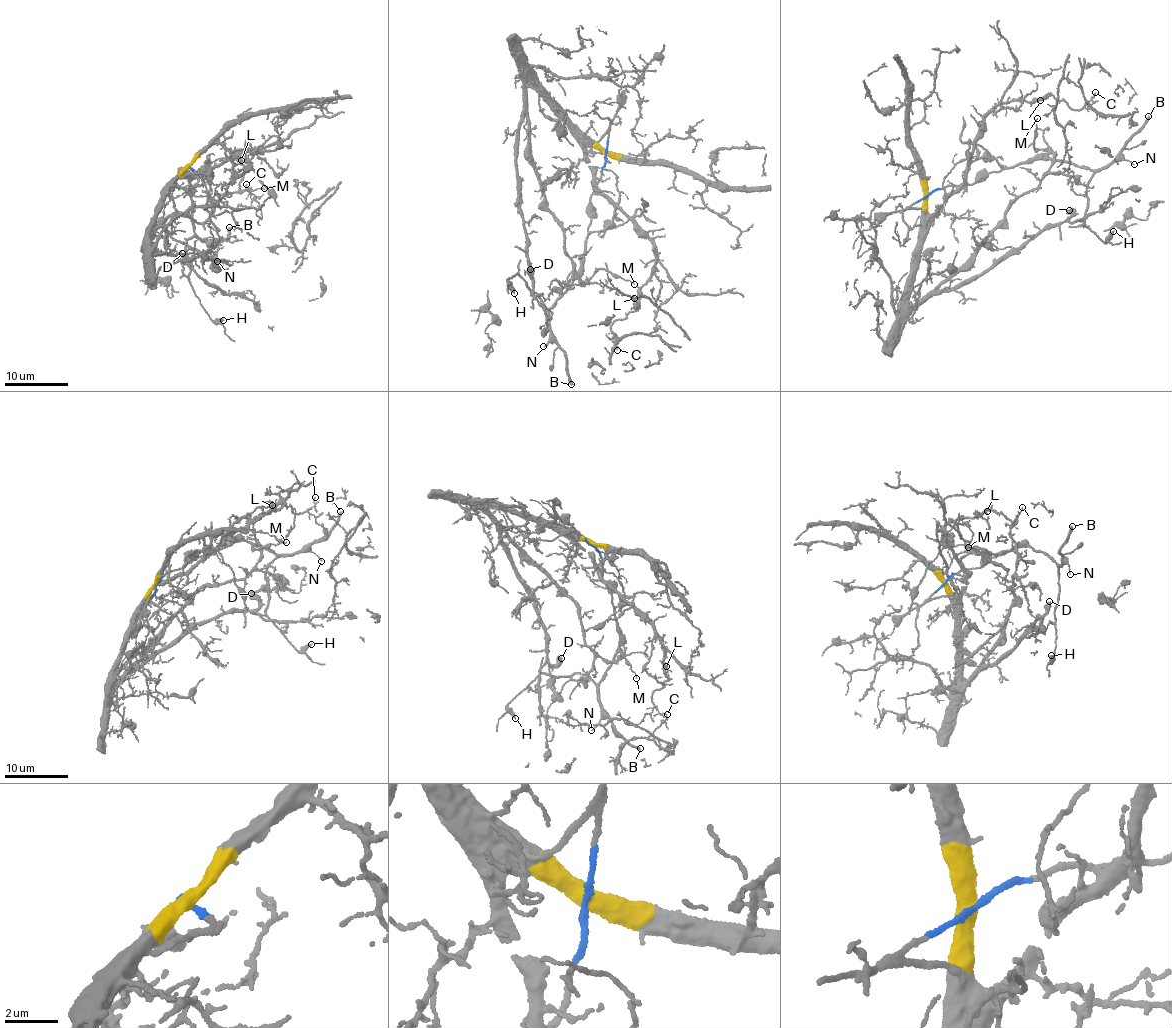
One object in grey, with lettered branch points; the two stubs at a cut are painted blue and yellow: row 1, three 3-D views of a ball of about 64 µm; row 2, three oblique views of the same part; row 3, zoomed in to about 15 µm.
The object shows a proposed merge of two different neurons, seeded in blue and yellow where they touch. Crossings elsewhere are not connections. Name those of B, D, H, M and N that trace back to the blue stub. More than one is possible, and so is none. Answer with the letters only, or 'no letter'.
B, H, N

